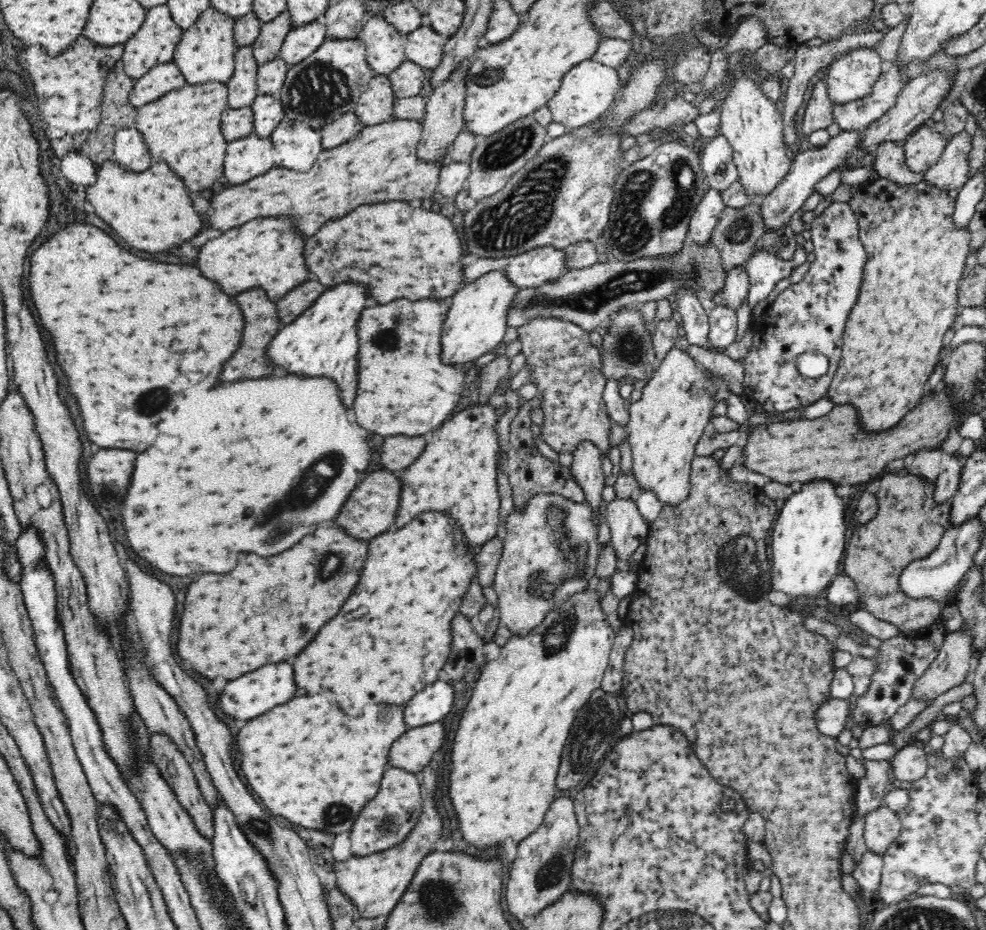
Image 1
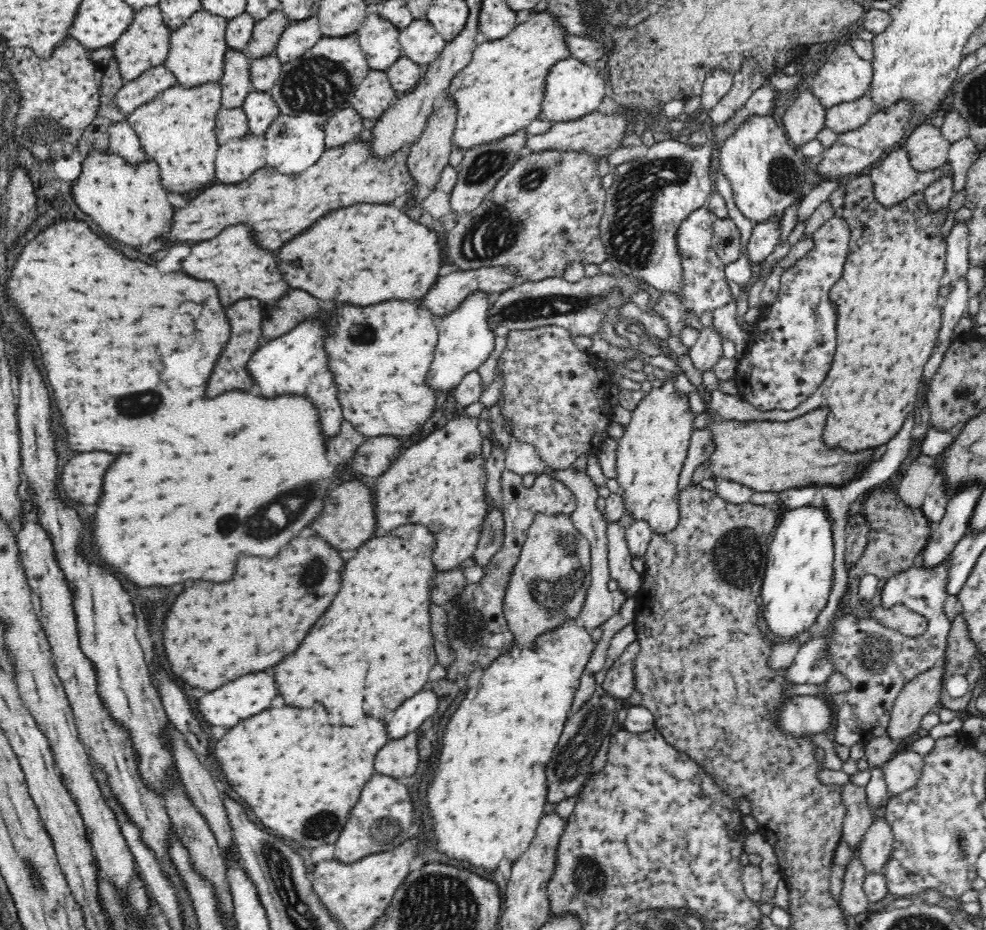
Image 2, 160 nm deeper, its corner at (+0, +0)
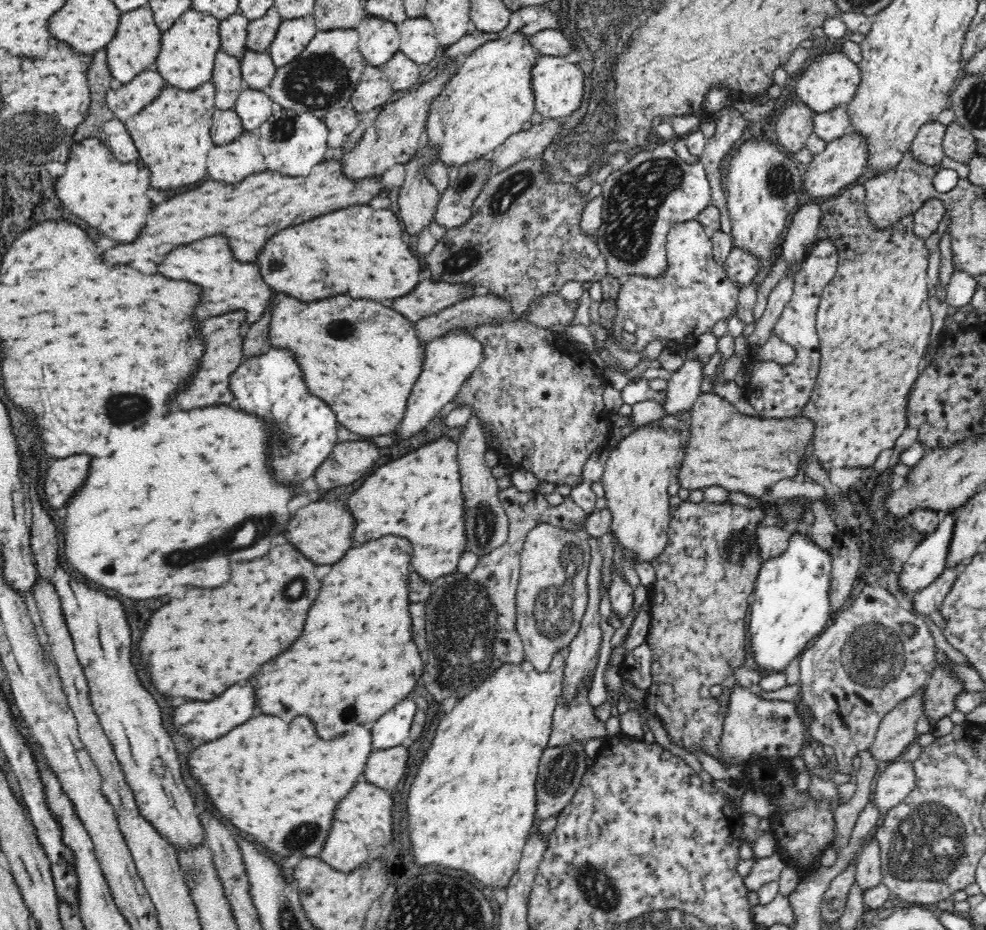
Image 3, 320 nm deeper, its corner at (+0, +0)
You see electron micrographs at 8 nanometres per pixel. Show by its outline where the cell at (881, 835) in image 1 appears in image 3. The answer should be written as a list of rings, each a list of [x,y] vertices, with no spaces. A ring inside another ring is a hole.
[[[870,839],[869,843],[864,844],[859,853],[860,856],[854,862],[854,878],[855,884],[864,892],[880,884],[882,863],[880,863],[880,849],[874,839]]]

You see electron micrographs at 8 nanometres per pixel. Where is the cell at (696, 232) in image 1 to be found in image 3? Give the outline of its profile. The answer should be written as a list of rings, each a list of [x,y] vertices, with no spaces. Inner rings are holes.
[[[696,219],[674,225],[667,234],[666,263],[668,268],[660,276],[644,276],[642,274],[626,275],[620,280],[620,292],[613,299],[616,305],[616,316],[610,331],[612,338],[620,348],[640,353],[650,342],[659,339],[665,348],[675,352],[686,352],[694,346],[698,336],[712,332],[712,328],[720,321],[733,316],[738,298],[738,289],[728,281],[726,271],[713,257],[713,244],[708,231]],[[626,320],[636,323],[636,329],[631,334],[623,329]]]

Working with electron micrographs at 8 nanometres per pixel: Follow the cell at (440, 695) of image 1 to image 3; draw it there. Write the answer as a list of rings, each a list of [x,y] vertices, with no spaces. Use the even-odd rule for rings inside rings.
[[[406,698],[372,723],[372,726],[368,727],[372,736],[372,750],[386,750],[407,744],[408,732],[416,710],[418,708],[414,700]]]

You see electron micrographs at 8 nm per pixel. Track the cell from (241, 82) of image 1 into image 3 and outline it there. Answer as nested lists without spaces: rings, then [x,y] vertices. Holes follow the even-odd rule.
[[[219,51],[215,57],[212,82],[216,86],[216,108],[234,109],[238,96],[246,87],[241,74],[241,60]]]

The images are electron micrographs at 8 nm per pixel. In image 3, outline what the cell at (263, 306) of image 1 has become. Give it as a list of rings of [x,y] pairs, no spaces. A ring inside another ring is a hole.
[[[230,311],[219,314],[214,318],[208,318],[200,324],[200,336],[206,342],[206,354],[202,356],[202,362],[190,380],[188,388],[180,394],[174,394],[174,406],[178,410],[192,410],[202,406],[216,406],[216,404],[230,404],[234,401],[234,395],[230,391],[228,382],[232,373],[242,364],[242,338],[244,334],[244,311]]]

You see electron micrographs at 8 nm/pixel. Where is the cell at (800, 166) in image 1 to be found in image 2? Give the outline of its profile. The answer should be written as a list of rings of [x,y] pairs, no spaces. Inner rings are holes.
[[[778,219],[753,225],[753,231],[746,246],[746,256],[750,266],[761,264],[767,256],[770,256],[774,246],[778,244]]]

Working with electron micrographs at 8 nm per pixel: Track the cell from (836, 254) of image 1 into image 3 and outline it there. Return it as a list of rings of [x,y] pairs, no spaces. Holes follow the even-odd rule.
[[[817,241],[802,268],[794,277],[790,300],[784,306],[773,333],[795,350],[791,364],[782,366],[776,362],[761,362],[752,369],[749,383],[743,387],[747,401],[764,419],[799,417],[814,390],[820,368],[820,337],[817,330],[817,310],[825,286],[837,271],[838,253],[832,241]]]

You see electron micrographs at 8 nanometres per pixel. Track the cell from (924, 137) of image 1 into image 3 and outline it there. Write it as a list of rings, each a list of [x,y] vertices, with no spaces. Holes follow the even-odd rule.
[[[938,121],[923,125],[908,151],[918,162],[931,167],[938,166],[945,157],[943,152],[945,131],[946,127]]]

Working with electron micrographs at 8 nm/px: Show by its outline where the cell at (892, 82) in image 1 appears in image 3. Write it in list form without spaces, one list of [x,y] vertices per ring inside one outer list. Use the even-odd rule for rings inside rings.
[[[846,106],[813,117],[813,131],[826,144],[851,132],[850,118]]]

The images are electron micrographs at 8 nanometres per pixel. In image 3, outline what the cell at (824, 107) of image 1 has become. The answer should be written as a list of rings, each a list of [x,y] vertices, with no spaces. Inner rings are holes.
[[[797,100],[782,110],[776,122],[777,140],[788,154],[795,154],[804,148],[808,136],[813,131],[815,113]]]

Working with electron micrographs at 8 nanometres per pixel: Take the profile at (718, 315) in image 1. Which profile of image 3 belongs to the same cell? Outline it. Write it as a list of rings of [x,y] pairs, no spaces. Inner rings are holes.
[[[686,361],[676,368],[667,382],[664,402],[657,405],[662,415],[678,415],[692,408],[700,396],[702,367],[700,361]]]

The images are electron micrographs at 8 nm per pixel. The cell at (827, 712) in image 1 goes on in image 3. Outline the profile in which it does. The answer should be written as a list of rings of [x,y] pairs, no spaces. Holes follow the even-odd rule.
[[[736,682],[730,686],[728,710],[722,722],[722,736],[718,740],[718,761],[724,768],[748,766],[754,759],[768,757],[796,757],[806,740],[806,726],[794,701],[764,700]]]

